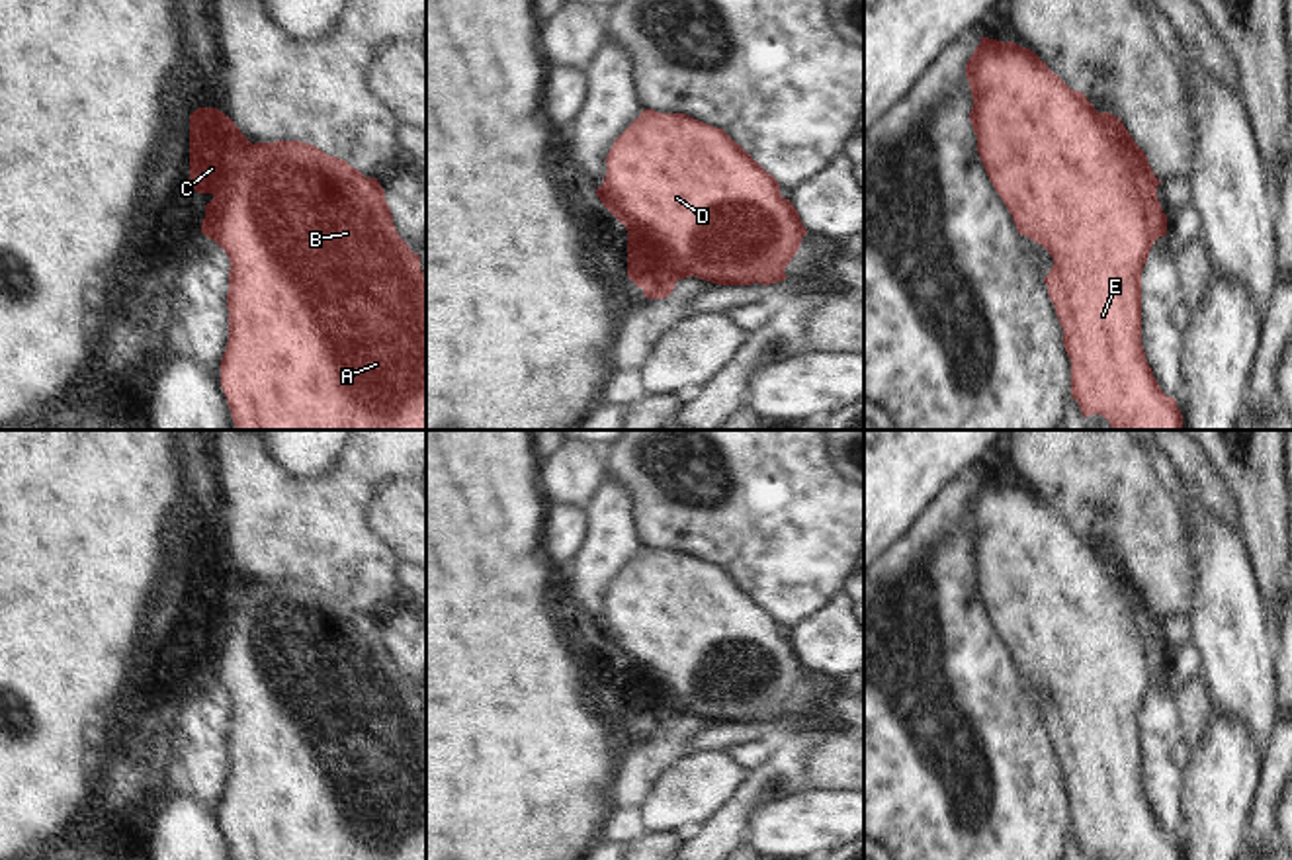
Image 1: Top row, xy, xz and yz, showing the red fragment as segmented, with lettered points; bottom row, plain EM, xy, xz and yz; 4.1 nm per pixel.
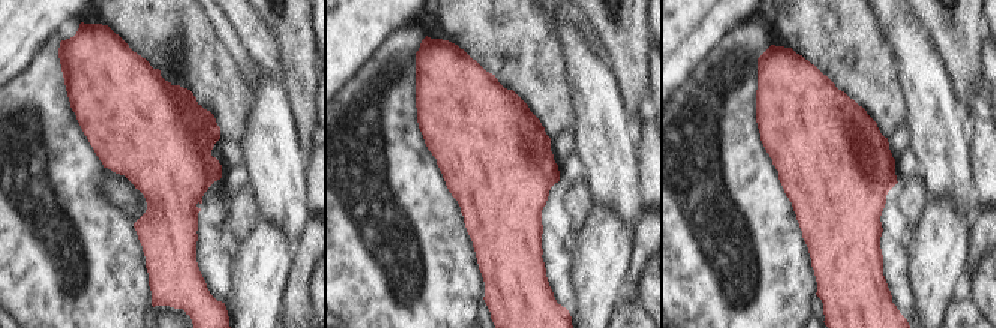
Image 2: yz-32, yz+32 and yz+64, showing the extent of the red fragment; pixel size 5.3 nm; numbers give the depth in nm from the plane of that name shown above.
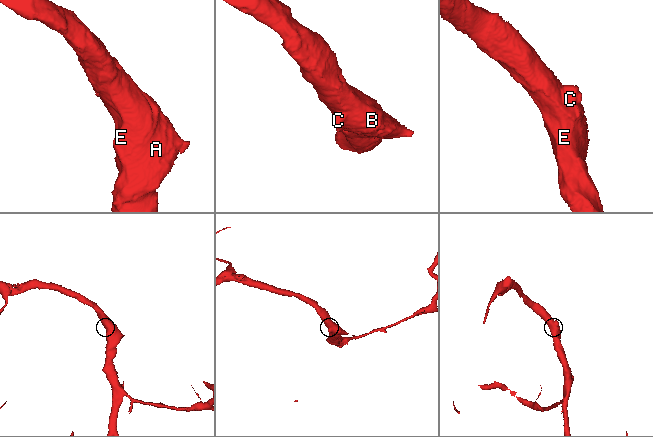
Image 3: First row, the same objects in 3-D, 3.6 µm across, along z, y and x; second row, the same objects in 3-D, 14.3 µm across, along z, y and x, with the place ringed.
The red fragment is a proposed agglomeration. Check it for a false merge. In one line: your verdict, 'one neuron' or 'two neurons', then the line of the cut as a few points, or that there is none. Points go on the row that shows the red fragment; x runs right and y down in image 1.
one neuron | no cut

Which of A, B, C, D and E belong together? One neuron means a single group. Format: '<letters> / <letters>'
A B C D E

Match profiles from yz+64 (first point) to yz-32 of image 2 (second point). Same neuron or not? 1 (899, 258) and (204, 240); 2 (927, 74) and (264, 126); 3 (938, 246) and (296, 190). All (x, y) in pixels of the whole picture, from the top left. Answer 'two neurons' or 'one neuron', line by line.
1: one neuron
2: one neuron
3: two neurons

